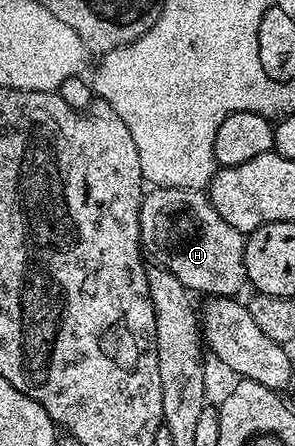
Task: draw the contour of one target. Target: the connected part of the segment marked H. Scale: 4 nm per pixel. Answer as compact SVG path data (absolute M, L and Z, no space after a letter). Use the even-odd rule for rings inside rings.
M160 186L144 197L139 209L142 253L173 272L173 276L196 295L235 296L242 286L248 285L244 241L243 233L221 220L217 208L213 208L210 197L203 190Z

